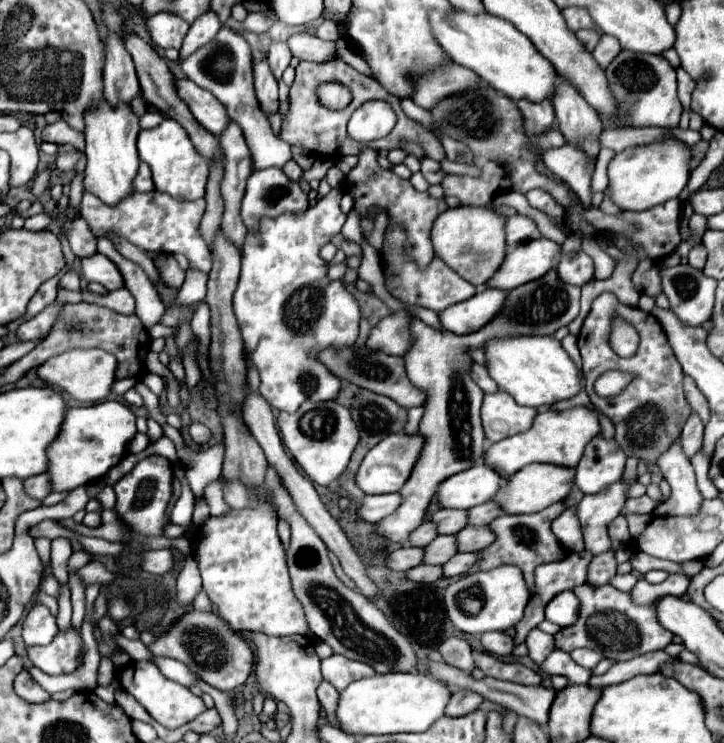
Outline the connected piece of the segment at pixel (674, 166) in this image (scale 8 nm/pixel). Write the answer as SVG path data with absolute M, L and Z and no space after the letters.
M658 142L648 146L632 146L618 152L608 164L608 196L620 210L642 212L666 200L678 198L688 182L690 150L684 142Z

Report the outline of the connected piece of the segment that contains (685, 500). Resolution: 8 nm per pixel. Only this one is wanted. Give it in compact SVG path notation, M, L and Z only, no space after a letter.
M680 438L658 458L658 466L662 476L670 482L672 494L670 498L656 508L658 516L680 516L680 514L696 514L702 502L702 494L696 488L696 478L688 456L682 450Z

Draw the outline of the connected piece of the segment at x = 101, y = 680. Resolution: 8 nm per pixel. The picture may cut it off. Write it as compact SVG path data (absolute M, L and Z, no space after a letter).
M101 658L98 670L98 685L107 686L115 677L115 666L109 658Z

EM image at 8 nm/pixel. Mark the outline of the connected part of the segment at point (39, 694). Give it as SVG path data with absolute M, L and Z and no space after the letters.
M22 670L22 672L16 676L16 680L14 680L14 690L16 690L16 694L18 694L20 698L24 698L24 700L28 700L28 702L44 702L44 700L50 698L50 694L48 694L46 690L42 690L42 688L32 680L32 676L30 676L26 670Z

